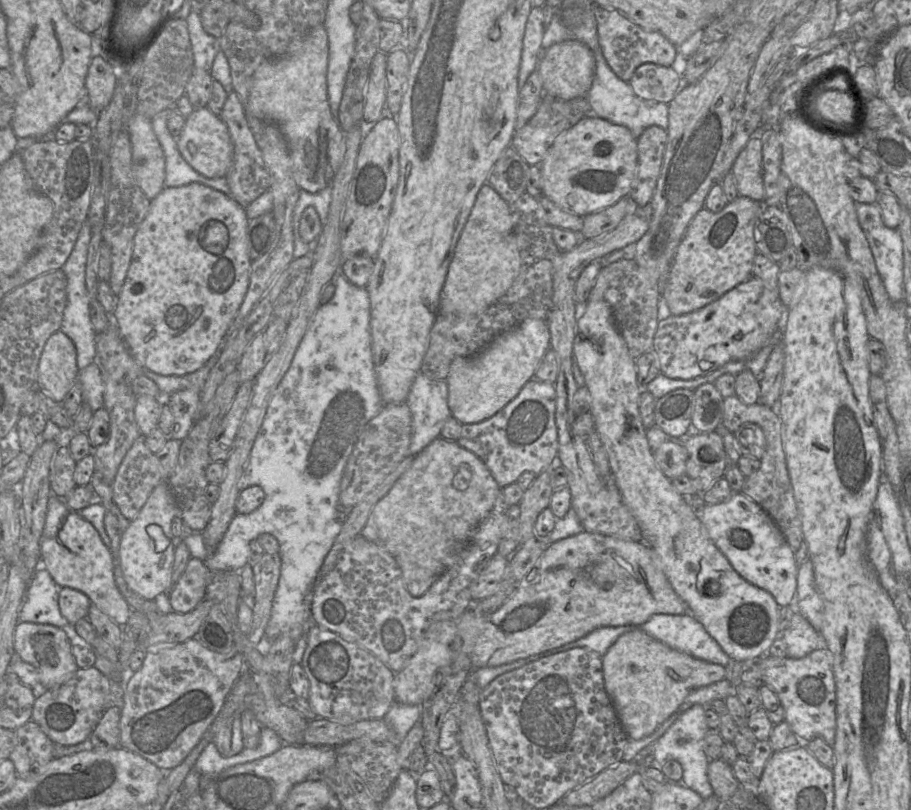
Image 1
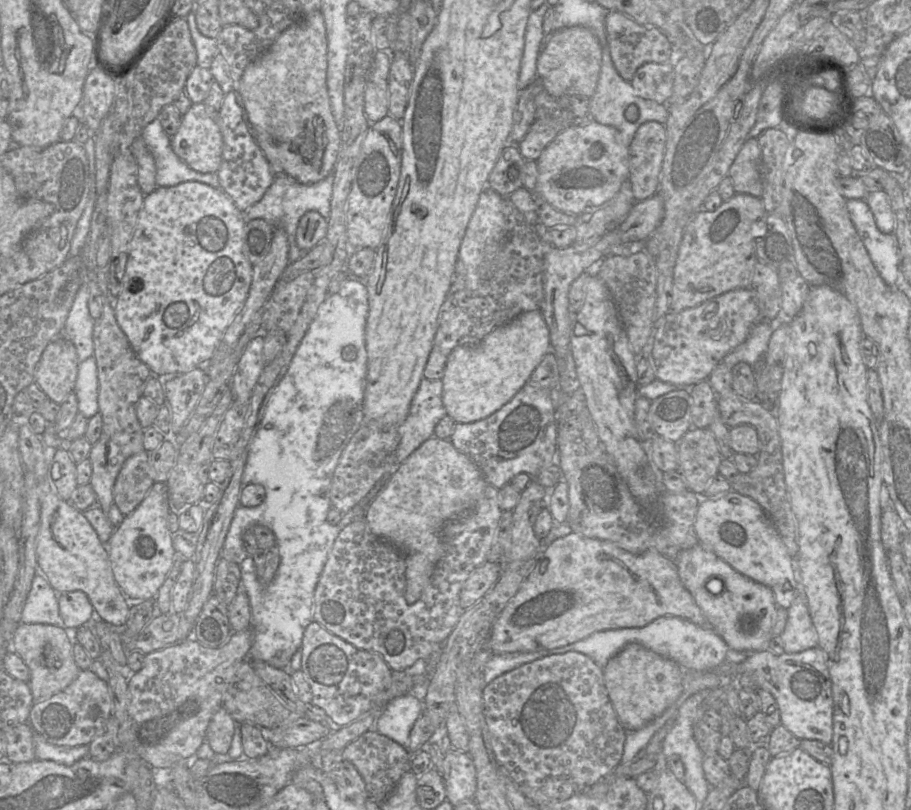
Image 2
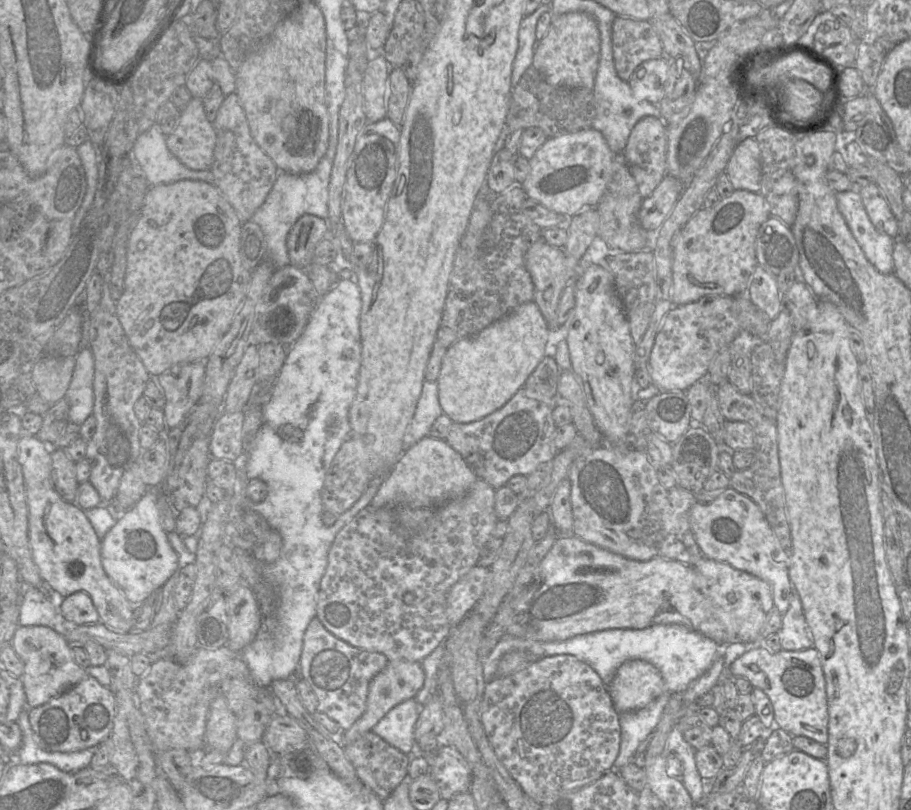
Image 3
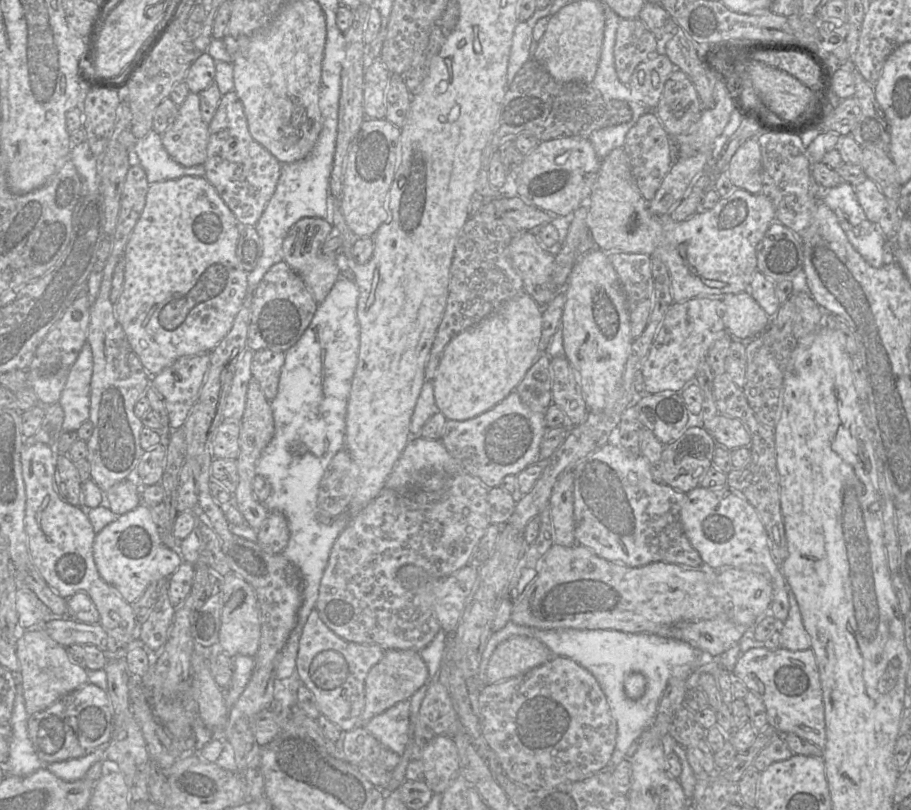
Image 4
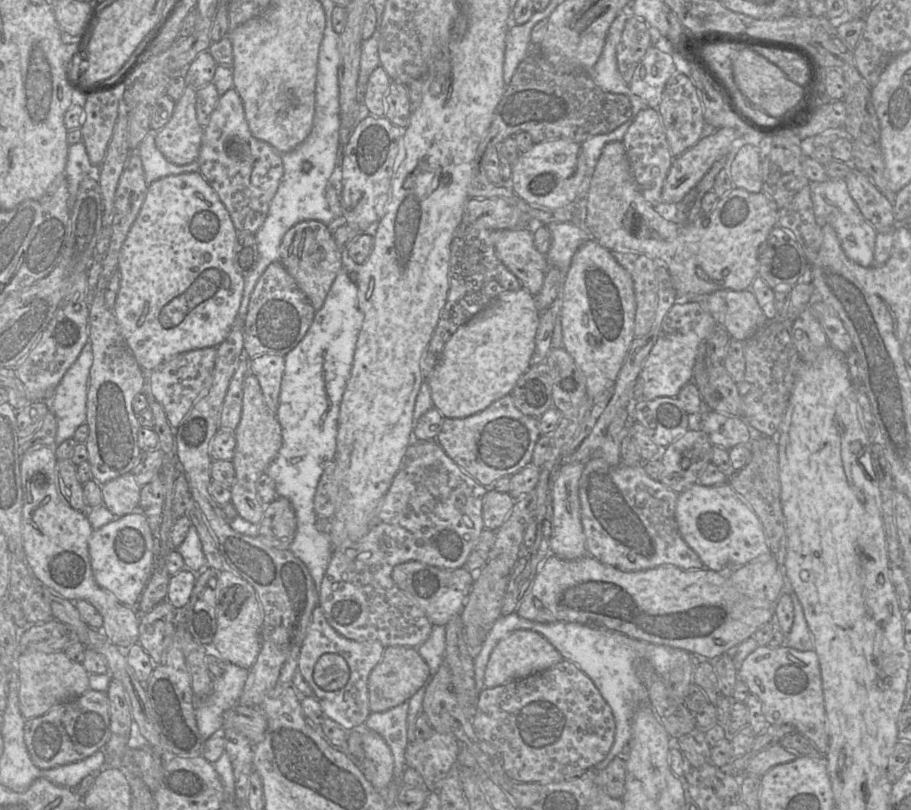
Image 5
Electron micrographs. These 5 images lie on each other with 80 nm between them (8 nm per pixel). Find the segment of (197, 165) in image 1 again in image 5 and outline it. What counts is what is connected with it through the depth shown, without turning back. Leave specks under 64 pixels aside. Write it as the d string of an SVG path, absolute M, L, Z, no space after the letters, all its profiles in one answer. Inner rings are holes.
M187 85L171 119L155 132L155 145L172 164L187 165L198 158L203 130L196 118L196 90Z

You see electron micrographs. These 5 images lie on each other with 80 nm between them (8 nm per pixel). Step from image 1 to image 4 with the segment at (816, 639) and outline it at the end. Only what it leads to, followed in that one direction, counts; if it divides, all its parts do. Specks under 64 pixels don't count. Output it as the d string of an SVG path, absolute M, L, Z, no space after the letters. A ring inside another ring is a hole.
M791 588L788 590L788 596L790 603L789 613L786 620L783 623L780 623L781 647L790 651L807 650L811 648L811 638L804 628L800 608L796 596Z

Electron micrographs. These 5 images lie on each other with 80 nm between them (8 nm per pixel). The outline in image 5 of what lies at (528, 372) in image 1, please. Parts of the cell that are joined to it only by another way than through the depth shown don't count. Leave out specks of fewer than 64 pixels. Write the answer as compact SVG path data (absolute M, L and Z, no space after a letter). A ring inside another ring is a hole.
M524 288L506 291L461 325L448 339L427 381L433 407L445 418L474 415L509 395L530 367L540 312Z

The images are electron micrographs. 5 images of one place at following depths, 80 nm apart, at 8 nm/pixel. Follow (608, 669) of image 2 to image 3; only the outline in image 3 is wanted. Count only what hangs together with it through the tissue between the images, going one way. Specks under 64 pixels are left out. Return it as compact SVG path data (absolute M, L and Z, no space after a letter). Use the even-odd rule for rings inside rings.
M634 659L619 666L608 692L618 713L644 708L664 691L659 670L651 663Z

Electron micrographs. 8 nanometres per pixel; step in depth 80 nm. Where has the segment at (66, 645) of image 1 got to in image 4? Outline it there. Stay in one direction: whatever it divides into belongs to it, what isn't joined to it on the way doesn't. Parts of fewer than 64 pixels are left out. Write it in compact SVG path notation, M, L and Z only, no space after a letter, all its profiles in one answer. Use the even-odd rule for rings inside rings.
M43 626L20 632L14 645L20 663L25 708L29 716L47 709L65 695L88 683L88 670L73 663L67 648L55 642Z

